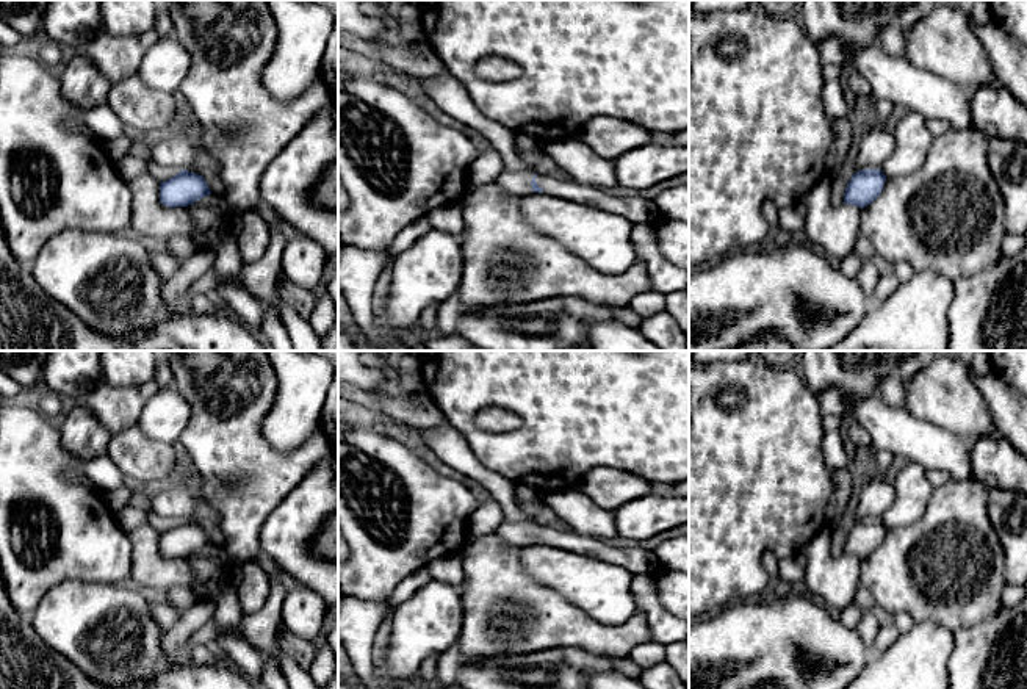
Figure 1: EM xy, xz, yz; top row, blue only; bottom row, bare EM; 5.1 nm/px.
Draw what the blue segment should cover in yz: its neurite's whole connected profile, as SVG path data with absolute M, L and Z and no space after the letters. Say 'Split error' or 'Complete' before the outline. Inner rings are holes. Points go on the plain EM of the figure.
Complete. M881 520L858 521L847 534L842 554L867 557L881 545L885 532L886 526Z

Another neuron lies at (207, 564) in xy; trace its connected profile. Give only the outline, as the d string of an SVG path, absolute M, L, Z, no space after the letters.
M208 545L188 556L188 561L196 575L189 590L199 598L214 595L225 562L224 550L216 545Z

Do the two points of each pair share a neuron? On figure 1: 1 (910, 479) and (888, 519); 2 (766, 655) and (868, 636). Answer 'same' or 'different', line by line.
1: same
2: different

